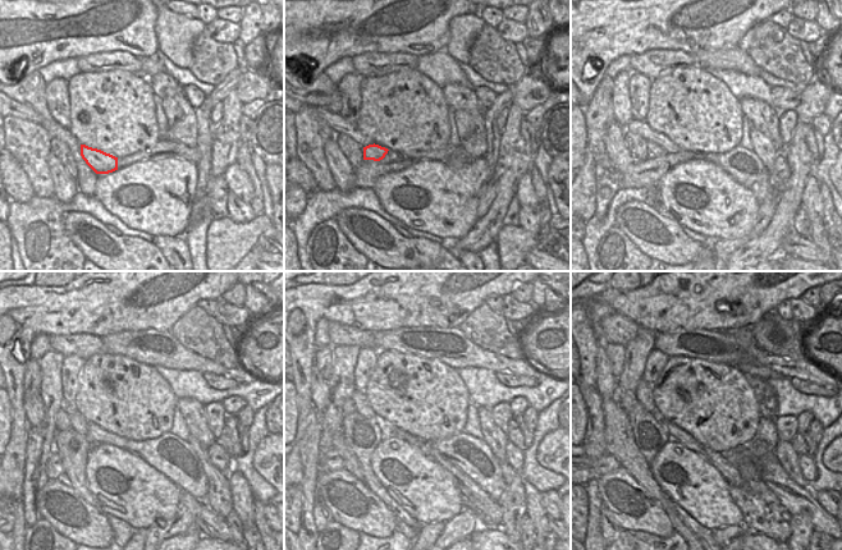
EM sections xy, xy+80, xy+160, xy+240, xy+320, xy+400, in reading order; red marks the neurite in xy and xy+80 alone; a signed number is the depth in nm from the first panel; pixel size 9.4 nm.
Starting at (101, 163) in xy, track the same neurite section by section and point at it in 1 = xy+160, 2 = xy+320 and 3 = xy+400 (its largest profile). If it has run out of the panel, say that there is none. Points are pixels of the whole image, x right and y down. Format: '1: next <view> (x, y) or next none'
1: next xy+160 (654, 150)
2: next xy+320 (361, 406)
3: next xy+400 (644, 394)

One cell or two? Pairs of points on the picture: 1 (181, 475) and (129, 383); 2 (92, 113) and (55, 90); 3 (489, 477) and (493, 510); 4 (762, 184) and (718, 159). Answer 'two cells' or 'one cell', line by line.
1: two cells
2: two cells
3: two cells
4: one cell

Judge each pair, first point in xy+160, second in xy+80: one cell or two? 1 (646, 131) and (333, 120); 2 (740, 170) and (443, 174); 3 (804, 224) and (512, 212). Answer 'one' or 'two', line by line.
1: one
2: two
3: one

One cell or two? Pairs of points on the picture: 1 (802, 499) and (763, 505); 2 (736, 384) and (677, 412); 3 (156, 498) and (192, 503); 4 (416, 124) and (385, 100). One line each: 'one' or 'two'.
1: two
2: one
3: two
4: one

